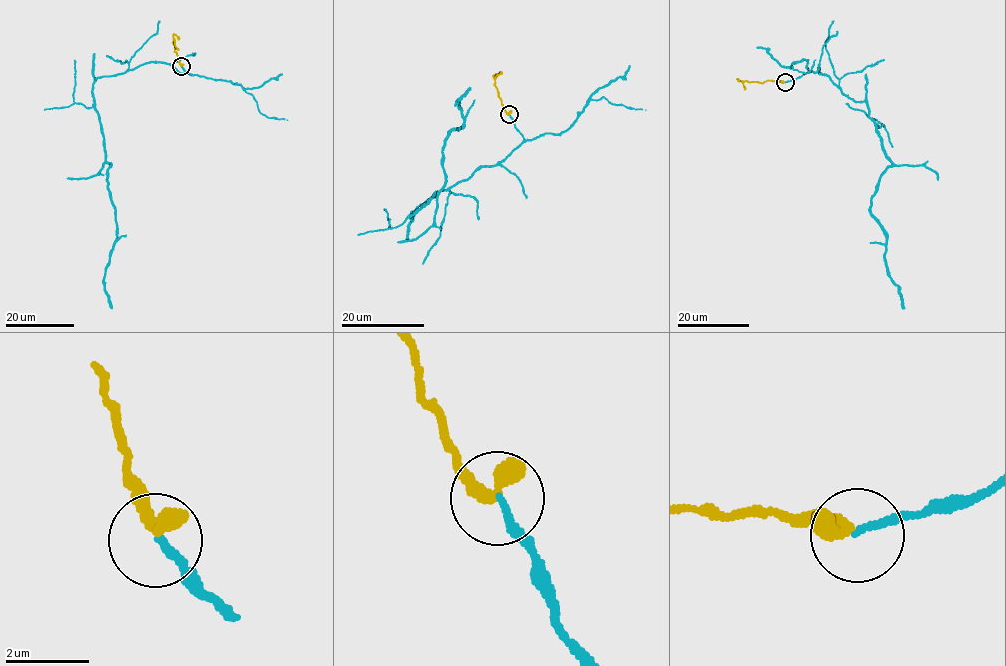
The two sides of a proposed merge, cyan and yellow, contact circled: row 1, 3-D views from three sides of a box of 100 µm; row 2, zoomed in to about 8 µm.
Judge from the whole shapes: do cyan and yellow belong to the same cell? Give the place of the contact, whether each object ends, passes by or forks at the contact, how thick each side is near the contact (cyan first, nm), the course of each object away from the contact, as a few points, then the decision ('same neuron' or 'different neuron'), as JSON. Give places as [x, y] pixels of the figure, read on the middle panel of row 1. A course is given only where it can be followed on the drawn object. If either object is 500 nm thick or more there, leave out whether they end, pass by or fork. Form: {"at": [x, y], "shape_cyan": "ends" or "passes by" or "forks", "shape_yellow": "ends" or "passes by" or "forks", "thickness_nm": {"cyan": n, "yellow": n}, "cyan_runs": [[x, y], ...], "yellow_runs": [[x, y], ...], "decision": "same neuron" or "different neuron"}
{"at": [509, 114], "shape_cyan": "ends", "shape_yellow": "ends", "thickness_nm": {"cyan": 180, "yellow": 440}, "cyan_runs": [[509, 115], [524, 139], [506, 158], [411, 218], [445, 180], [444, 146], [464, 117], [457, 99], [470, 89]], "yellow_runs": [[509, 114], [498, 96], [494, 80], [502, 72]], "decision": "different neuron"}

